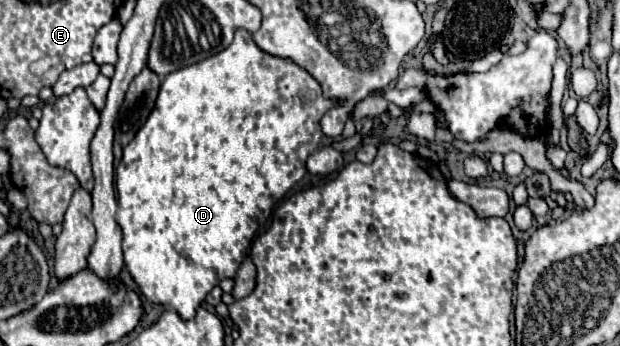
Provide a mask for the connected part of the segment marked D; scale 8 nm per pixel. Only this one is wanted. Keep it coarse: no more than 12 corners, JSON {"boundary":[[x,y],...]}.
{"boundary":[[234,42],[164,78],[116,168],[124,262],[196,316],[336,100]]}

